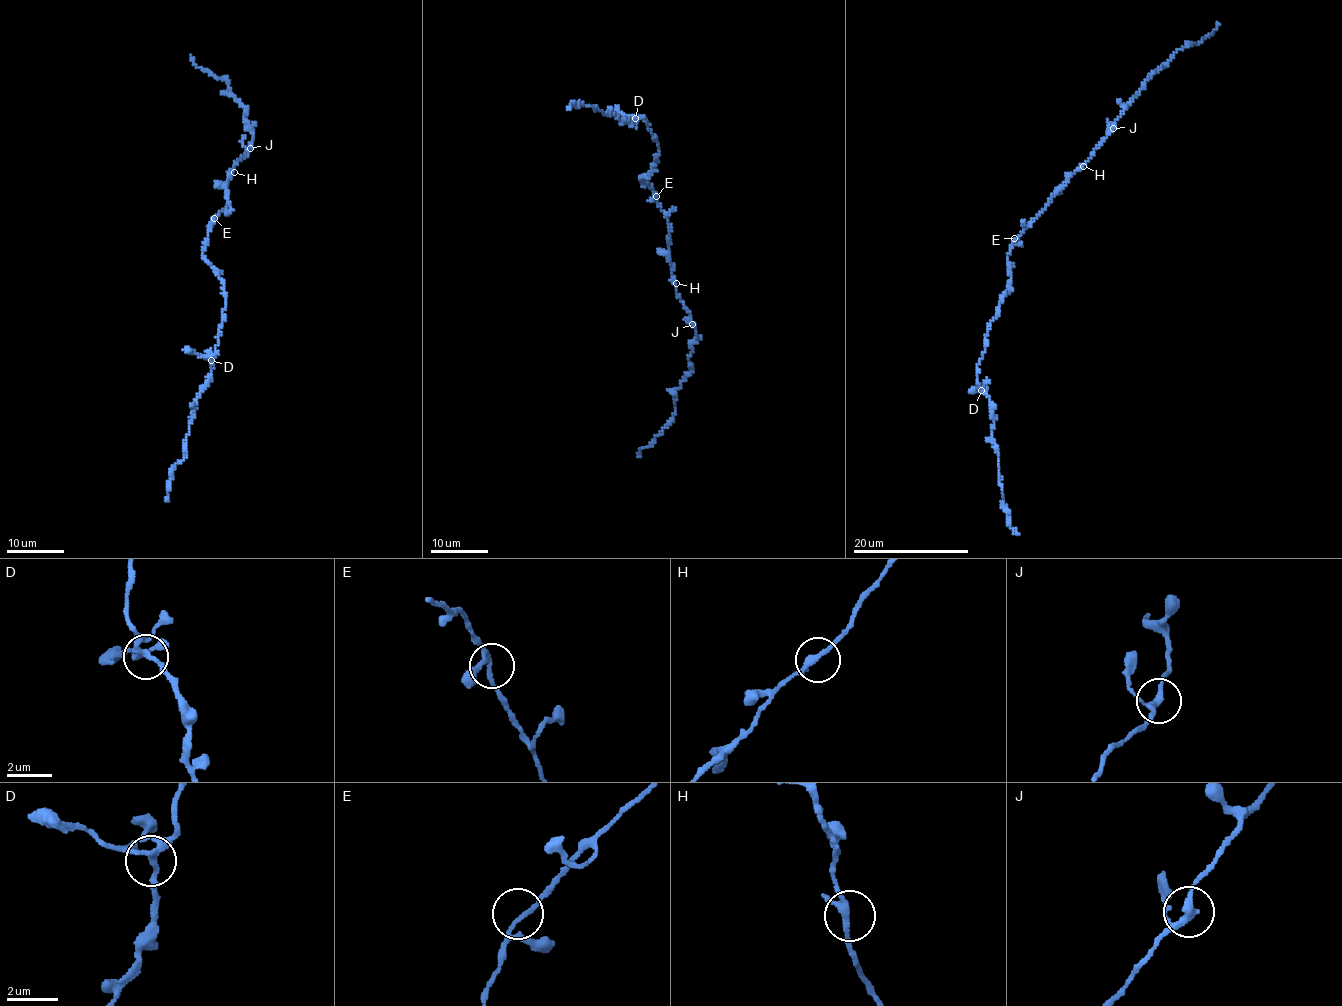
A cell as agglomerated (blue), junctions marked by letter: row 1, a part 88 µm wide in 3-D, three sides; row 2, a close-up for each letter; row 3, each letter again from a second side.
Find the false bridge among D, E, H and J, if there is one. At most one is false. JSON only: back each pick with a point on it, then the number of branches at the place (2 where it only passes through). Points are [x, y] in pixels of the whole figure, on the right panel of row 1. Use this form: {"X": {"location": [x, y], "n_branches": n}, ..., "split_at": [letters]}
{"split_at": []}

